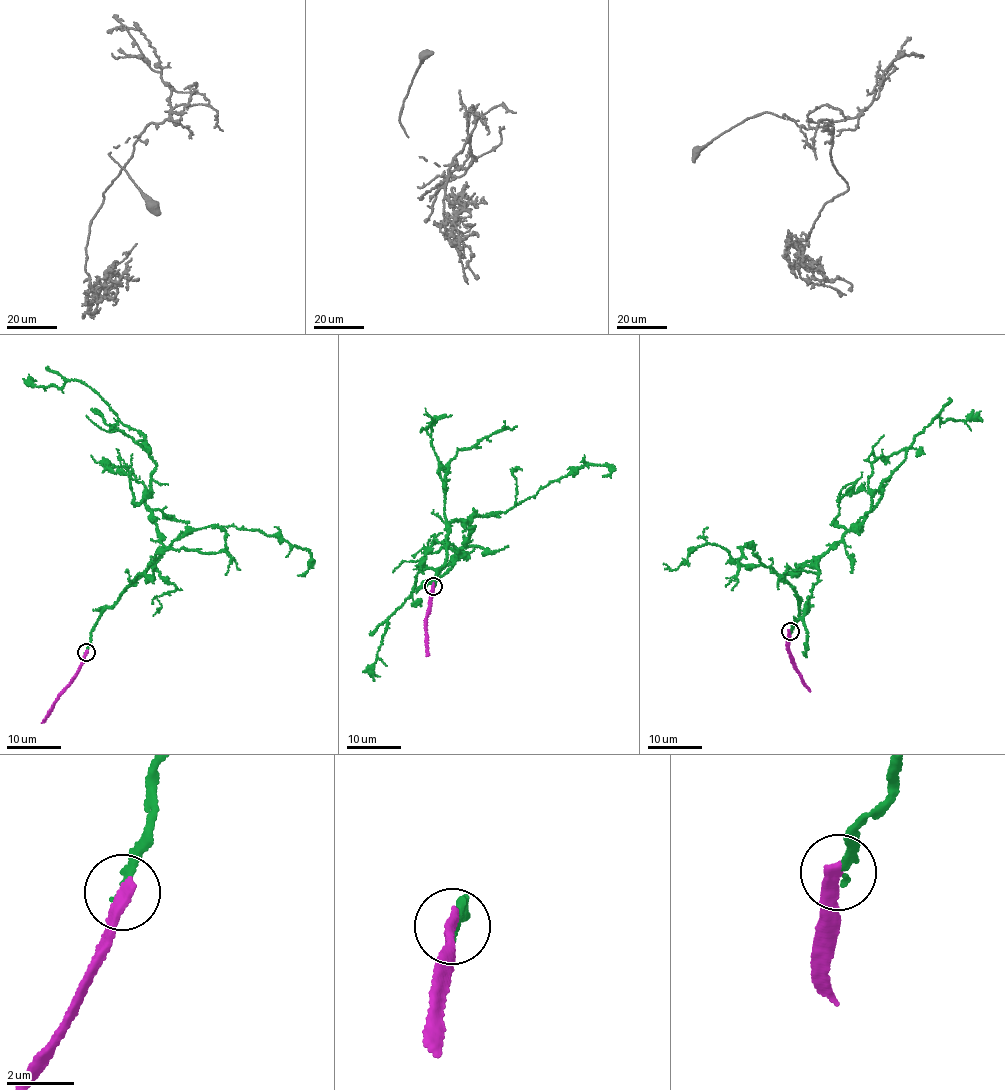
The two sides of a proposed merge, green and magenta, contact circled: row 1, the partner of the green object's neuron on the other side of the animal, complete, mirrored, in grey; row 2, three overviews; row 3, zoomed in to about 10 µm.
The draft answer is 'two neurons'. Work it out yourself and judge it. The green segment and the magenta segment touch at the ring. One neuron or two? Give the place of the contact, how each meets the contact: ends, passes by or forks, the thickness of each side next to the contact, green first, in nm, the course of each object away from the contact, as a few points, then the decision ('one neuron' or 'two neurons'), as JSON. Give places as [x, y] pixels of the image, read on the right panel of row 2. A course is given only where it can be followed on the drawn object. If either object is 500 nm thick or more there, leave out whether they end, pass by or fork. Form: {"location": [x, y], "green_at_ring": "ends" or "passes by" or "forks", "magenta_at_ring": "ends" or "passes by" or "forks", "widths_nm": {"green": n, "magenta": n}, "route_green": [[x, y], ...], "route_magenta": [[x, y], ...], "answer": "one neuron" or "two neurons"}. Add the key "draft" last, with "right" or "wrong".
{"location": [790, 631], "green_at_ring": "ends", "magenta_at_ring": "ends", "widths_nm": {"green": 240, "magenta": 380}, "route_green": [[791, 631], [801, 601], [783, 576], [798, 573], [859, 527], [884, 480], [936, 415], [982, 421]], "route_magenta": [[790, 631], [790, 655], [809, 690]], "answer": "two neurons", "draft": "right"}

